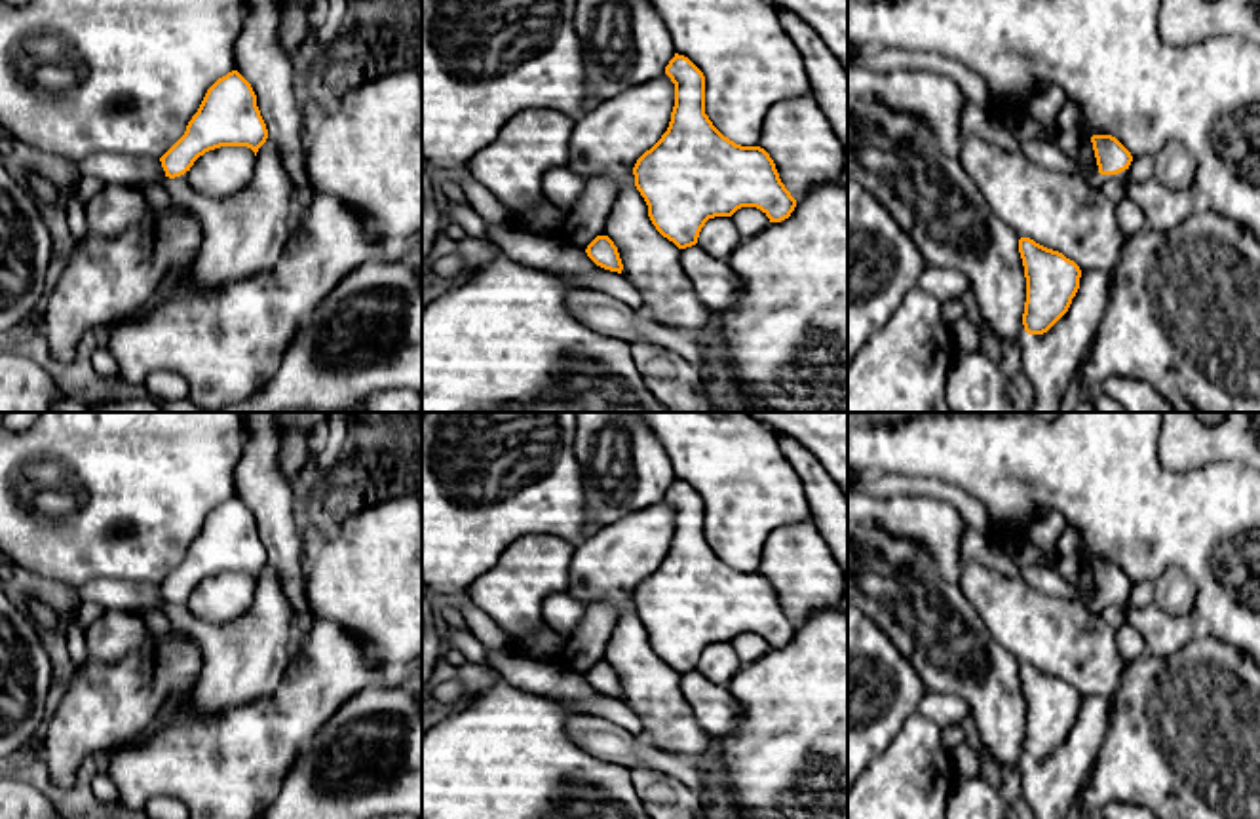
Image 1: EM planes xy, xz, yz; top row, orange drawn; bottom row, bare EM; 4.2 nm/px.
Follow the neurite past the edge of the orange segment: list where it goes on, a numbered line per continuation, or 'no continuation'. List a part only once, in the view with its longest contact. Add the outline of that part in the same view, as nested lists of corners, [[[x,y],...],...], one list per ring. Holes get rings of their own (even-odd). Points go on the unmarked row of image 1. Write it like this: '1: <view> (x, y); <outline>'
1: yz (1095, 605); [[[1097,591],[1097,595],[1091,600],[1087,600],[1087,606],[1091,612],[1100,614],[1106,606],[1125,606],[1127,599],[1129,599],[1129,595],[1117,599],[1117,600],[1100,600],[1098,591]]]

